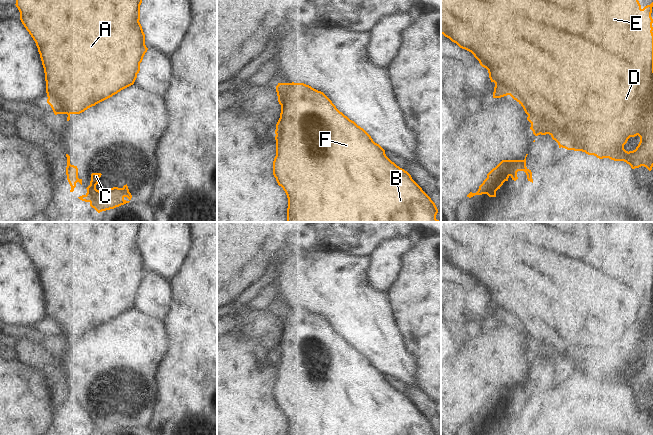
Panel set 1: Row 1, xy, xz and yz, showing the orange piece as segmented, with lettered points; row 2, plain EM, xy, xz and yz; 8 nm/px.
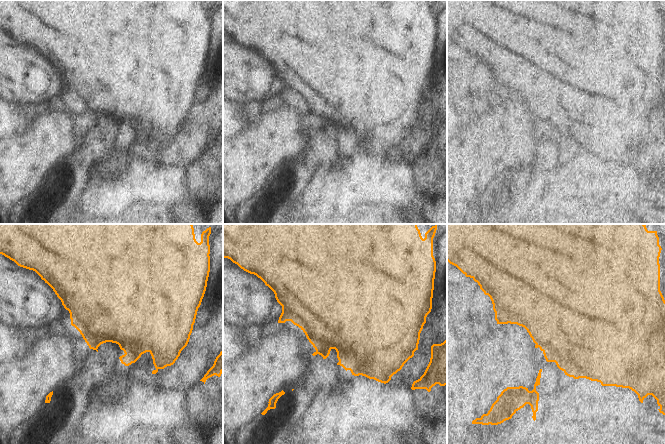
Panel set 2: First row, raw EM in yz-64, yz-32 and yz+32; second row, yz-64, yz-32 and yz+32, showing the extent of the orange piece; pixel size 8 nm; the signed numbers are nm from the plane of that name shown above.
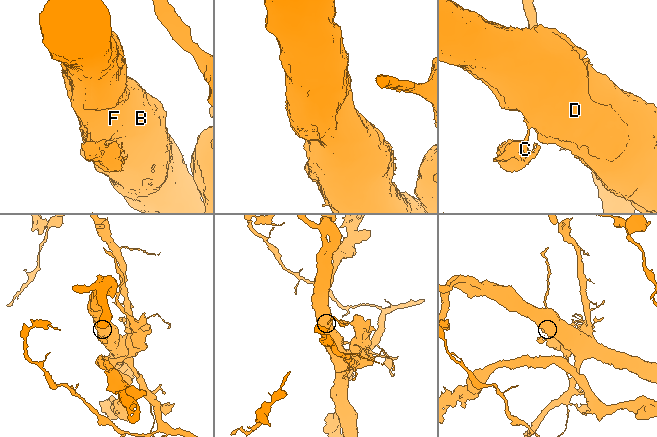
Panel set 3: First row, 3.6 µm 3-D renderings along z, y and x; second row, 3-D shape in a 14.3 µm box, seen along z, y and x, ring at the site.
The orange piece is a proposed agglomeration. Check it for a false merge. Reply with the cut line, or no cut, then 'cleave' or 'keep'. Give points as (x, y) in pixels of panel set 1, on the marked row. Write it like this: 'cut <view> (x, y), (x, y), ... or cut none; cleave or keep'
cut yz (528, 116), (538, 124), (538, 130), (541, 133); cleave

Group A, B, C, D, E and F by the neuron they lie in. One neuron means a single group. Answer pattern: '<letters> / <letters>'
A B D E F / C

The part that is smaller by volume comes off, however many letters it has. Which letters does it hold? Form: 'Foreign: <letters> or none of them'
Foreign: C

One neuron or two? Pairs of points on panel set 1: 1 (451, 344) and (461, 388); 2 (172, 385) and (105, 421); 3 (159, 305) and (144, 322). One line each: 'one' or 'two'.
1: two
2: two
3: two

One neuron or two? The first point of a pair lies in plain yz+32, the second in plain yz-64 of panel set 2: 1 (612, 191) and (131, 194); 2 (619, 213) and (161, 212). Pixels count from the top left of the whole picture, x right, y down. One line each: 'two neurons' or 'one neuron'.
1: one neuron
2: one neuron

